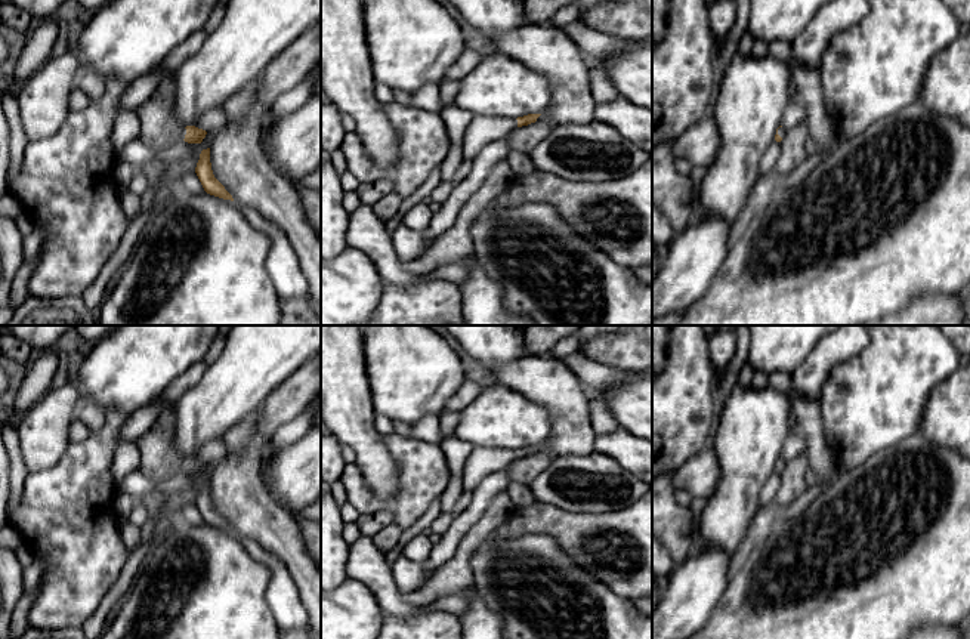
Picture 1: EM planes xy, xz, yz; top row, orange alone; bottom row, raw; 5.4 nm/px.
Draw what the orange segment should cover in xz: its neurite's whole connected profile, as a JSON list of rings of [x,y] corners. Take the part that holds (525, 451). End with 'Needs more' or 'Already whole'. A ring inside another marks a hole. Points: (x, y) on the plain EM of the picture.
[[[528,445],[518,450],[475,448],[464,464],[464,490],[473,493],[486,476],[507,469],[518,459],[535,454],[540,447]]]. Needs more

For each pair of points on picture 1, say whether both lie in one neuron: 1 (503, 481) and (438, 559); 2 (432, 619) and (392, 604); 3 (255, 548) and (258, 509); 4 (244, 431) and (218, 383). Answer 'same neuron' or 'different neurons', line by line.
1: same neuron
2: different neurons
3: different neurons
4: different neurons

